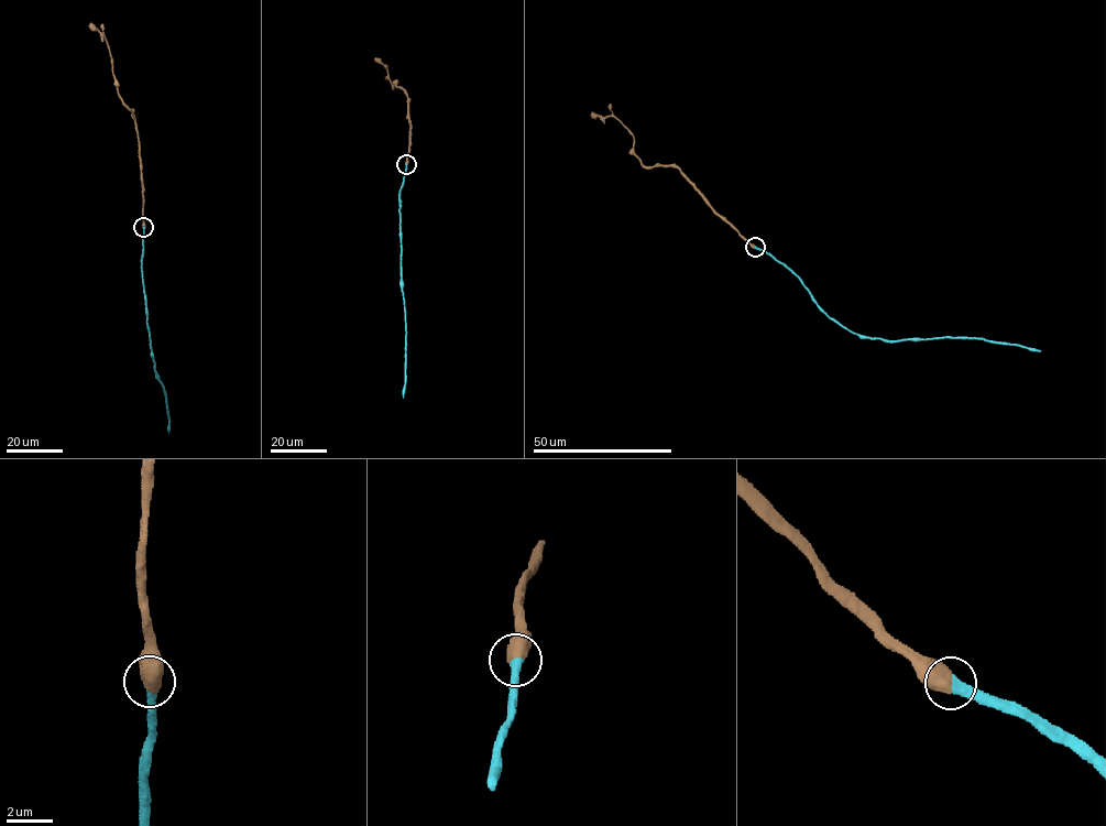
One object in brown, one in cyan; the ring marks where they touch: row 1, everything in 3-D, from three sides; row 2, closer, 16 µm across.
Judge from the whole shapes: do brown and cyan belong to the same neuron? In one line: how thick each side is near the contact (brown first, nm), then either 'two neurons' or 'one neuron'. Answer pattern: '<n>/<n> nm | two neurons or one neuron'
700/480 nm | one neuron

